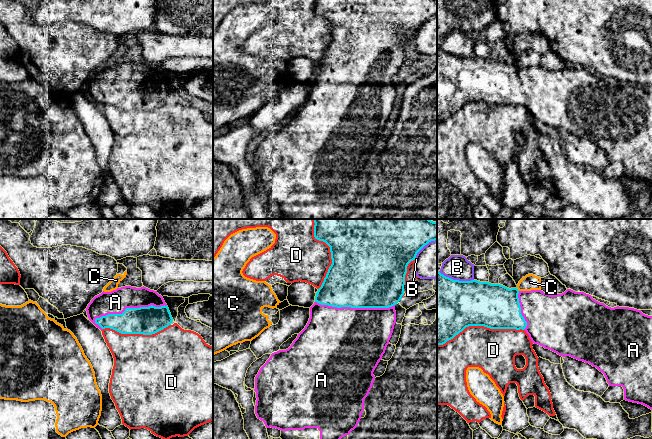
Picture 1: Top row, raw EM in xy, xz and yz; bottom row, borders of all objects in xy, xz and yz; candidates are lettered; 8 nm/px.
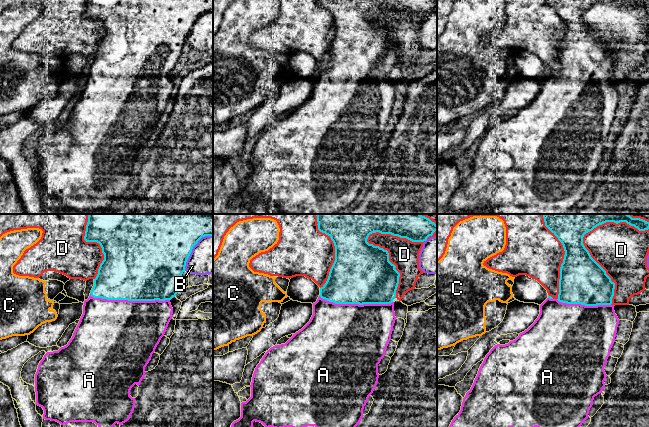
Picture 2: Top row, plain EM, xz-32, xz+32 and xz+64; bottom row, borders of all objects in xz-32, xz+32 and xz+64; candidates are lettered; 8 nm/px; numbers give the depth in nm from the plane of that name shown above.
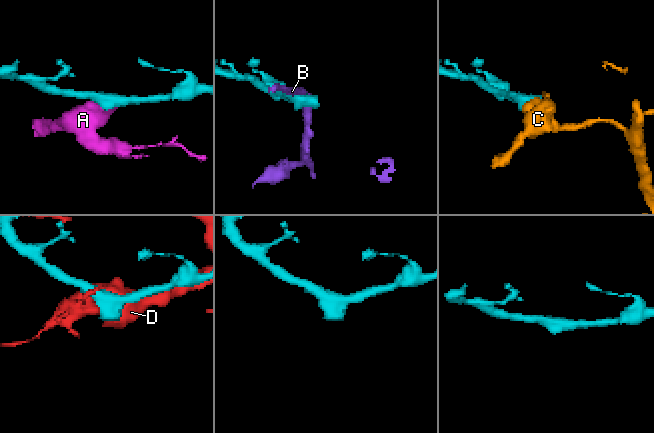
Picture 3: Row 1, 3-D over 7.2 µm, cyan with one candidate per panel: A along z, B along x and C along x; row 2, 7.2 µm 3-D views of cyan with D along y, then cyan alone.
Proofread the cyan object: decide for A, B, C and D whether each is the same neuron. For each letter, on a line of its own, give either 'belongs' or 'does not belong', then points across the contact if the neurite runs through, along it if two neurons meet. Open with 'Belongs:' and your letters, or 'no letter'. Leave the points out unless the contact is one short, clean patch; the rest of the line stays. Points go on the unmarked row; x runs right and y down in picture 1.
Belongs: A
A: belongs
B: does not belong
C: does not belong
D: does not belong

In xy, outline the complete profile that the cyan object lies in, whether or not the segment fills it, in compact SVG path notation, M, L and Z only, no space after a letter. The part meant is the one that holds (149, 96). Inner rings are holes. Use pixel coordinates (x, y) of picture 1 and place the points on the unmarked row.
M144 62L103 67L91 76L86 87L100 106L110 104L121 110L152 111L173 97L163 73Z

